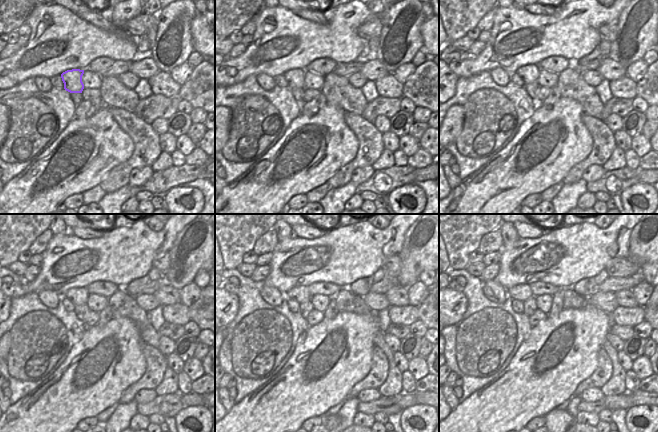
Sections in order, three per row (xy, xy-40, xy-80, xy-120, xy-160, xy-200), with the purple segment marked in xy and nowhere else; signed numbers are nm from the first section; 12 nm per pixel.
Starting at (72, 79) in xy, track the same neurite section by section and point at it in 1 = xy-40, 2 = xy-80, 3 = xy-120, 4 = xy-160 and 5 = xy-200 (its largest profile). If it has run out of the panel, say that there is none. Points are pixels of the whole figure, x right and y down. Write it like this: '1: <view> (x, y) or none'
1: xy-40 (295, 78)
2: xy-80 (529, 73)
3: xy-120 (78, 296)
4: xy-160 (300, 294)
5: xy-200 (522, 292)

